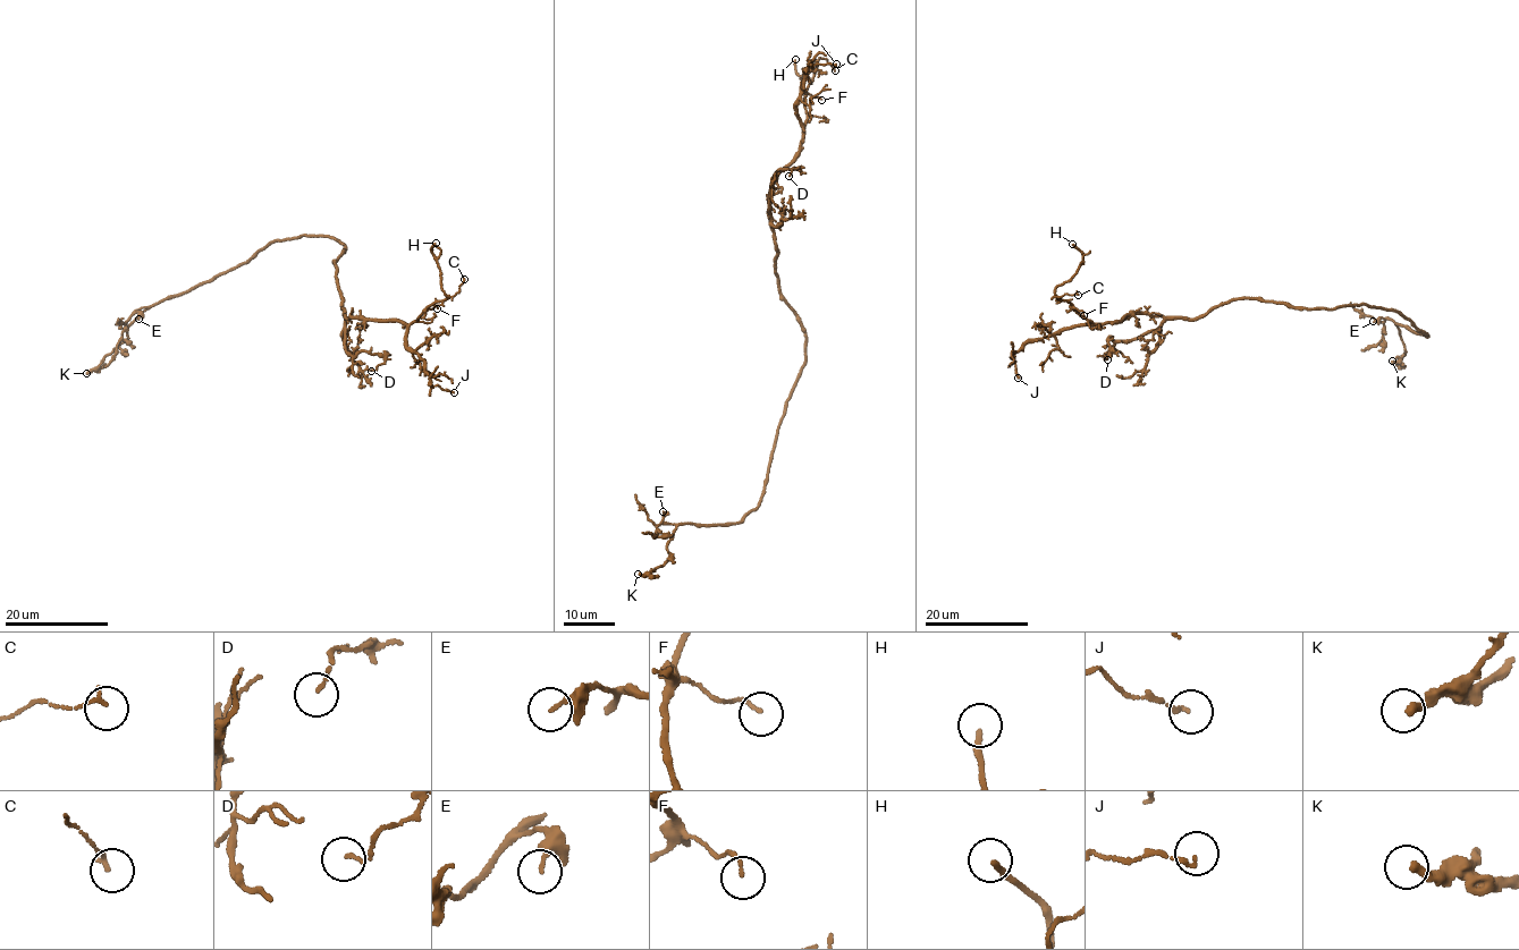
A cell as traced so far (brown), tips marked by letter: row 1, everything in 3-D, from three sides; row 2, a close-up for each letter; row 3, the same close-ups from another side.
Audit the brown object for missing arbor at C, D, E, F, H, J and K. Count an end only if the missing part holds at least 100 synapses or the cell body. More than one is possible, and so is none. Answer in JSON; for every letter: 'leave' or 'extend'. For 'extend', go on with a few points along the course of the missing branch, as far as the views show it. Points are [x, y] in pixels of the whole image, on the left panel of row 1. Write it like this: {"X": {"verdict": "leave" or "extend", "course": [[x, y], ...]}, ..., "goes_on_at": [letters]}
{"C": {"verdict": "leave"}, "D": {"verdict": "leave"}, "E": {"verdict": "leave"}, "F": {"verdict": "leave"}, "H": {"verdict": "extend", "course": [[436, 243], [450, 231], [433, 219], [436, 222]]}, "J": {"verdict": "leave"}, "K": {"verdict": "leave"}, "goes_on_at": ["H"]}

